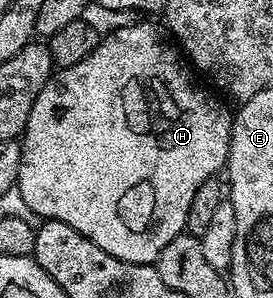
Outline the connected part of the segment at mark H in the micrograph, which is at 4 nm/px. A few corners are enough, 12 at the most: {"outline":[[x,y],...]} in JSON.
{"outline":[[151,21],[46,80],[16,186],[155,264],[234,117]]}

